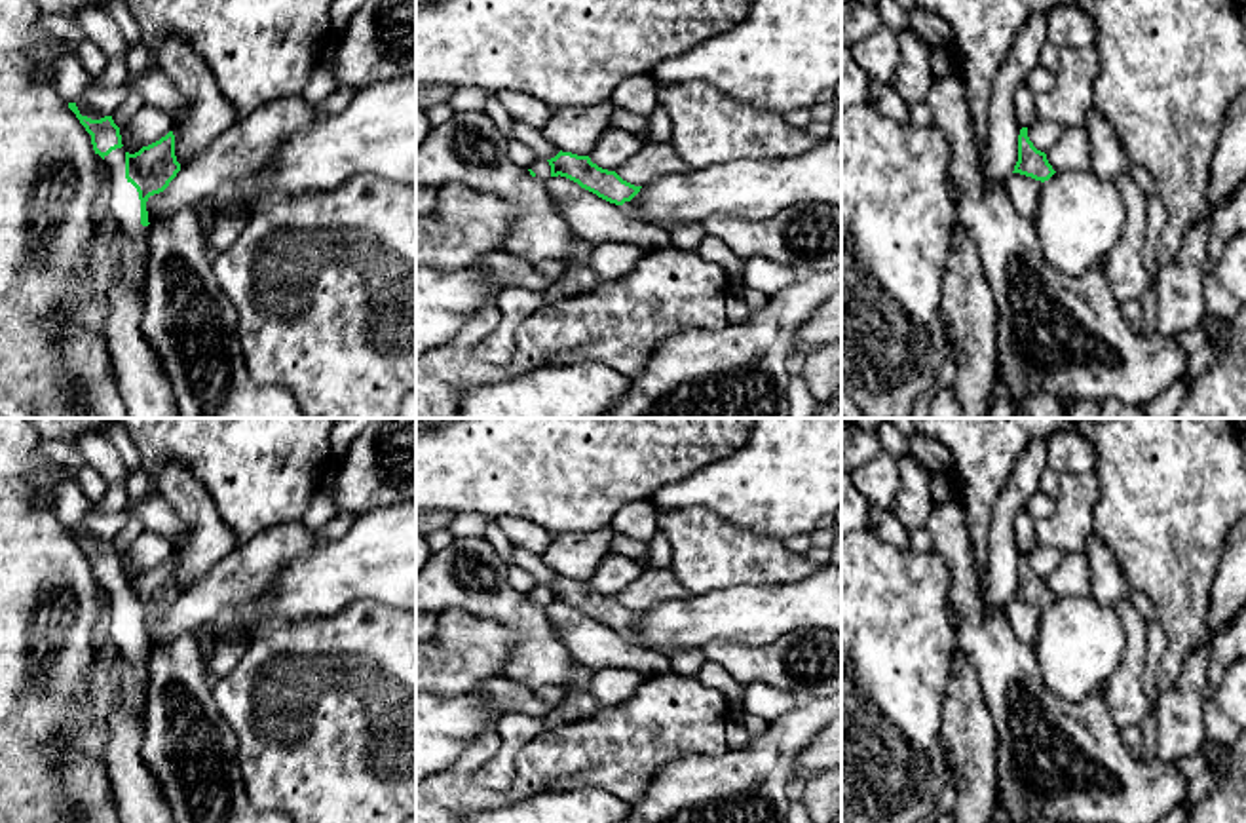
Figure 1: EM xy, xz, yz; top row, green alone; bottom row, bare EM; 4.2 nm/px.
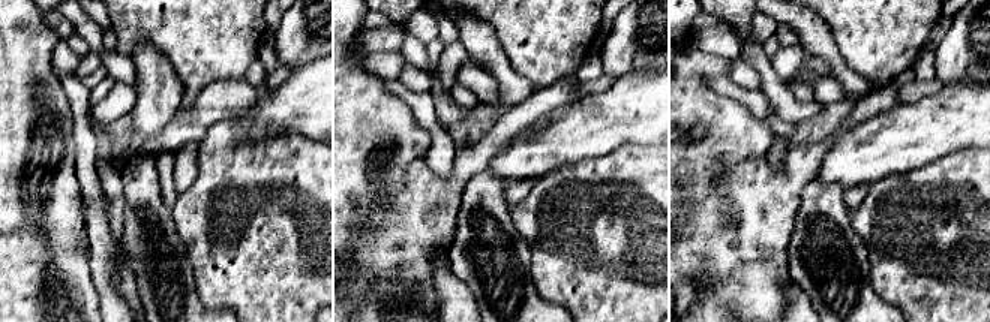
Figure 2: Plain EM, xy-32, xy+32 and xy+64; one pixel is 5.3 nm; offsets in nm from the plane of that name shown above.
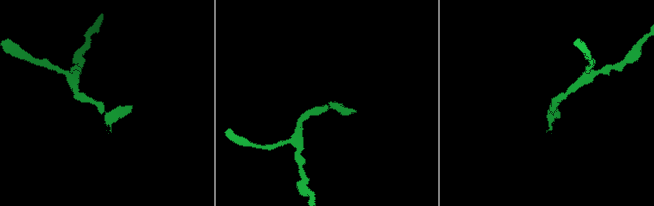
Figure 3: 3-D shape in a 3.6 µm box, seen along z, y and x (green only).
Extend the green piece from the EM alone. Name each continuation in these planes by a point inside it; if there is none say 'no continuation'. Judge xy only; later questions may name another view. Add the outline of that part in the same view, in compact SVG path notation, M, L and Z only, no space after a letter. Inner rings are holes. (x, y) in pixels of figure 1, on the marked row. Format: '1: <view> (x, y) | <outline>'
1: xy (124, 202) | M116 148L104 156L112 173L110 215L118 226L133 239L148 239L148 226L141 224L141 200L137 188L125 179L125 148Z

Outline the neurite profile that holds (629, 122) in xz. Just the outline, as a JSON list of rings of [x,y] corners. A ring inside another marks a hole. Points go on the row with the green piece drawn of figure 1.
[[[614,110],[610,127],[623,129],[631,135],[640,137],[644,144],[648,143],[648,116],[638,116],[627,110]]]

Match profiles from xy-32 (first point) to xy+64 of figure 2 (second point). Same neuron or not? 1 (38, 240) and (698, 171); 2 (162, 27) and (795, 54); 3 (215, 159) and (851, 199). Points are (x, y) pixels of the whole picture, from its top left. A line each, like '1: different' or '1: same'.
1: same
2: different
3: different

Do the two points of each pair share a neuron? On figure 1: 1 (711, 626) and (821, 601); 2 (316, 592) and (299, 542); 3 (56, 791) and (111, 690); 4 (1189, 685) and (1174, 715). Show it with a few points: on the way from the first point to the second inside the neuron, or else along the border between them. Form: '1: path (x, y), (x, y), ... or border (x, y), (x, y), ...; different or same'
1: path (737, 614), (760, 614), (781, 607), (794, 607); same
2: border (318, 542), (306, 554), (289, 561), (268, 582); different
3: border (84, 706), (46, 753), (54, 766); different
4: path (1188, 692), (1180, 708); same

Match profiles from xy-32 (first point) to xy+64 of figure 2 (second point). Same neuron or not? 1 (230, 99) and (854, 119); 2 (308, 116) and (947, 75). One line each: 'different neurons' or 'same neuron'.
1: same neuron
2: different neurons

